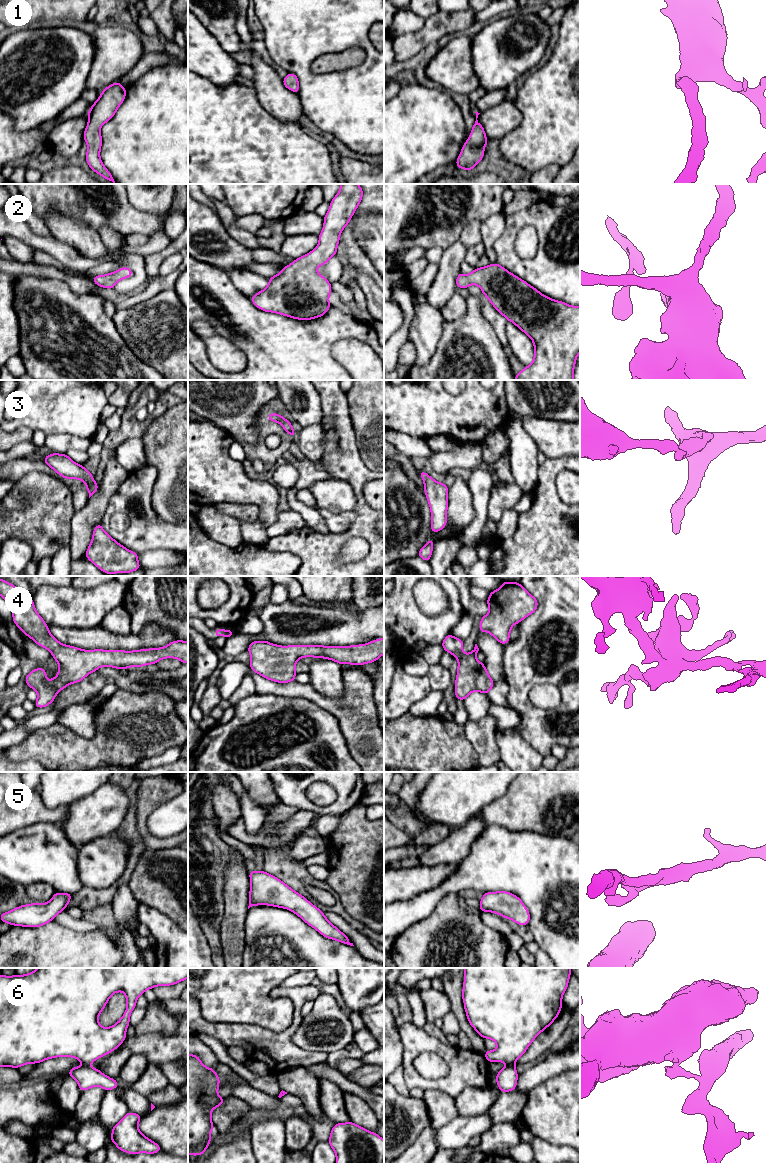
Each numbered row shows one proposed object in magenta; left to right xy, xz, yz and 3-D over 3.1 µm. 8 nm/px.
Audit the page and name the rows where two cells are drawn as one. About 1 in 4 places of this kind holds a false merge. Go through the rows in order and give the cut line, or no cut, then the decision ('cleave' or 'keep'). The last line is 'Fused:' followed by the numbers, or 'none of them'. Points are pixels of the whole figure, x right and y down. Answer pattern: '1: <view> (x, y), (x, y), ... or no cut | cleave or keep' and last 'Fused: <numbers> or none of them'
1: no cut | keep
2: no cut | keep
3: no cut | keep
4: no cut | keep
5: no cut | keep
6: yz (508, 1064), (513, 1065) | cleave
Fused: 6

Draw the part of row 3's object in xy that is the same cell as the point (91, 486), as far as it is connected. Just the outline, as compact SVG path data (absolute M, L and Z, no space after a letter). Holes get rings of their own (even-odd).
M52 453L45 456L44 463L65 479L79 479L86 483L89 498L98 490L98 483L83 465L72 461L67 454Z

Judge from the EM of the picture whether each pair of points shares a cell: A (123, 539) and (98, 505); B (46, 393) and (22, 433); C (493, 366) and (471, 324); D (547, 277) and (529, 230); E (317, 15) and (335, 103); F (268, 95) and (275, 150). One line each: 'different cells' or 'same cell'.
A: different cells
B: different cells
C: same cell
D: different cells
E: same cell
F: different cells

